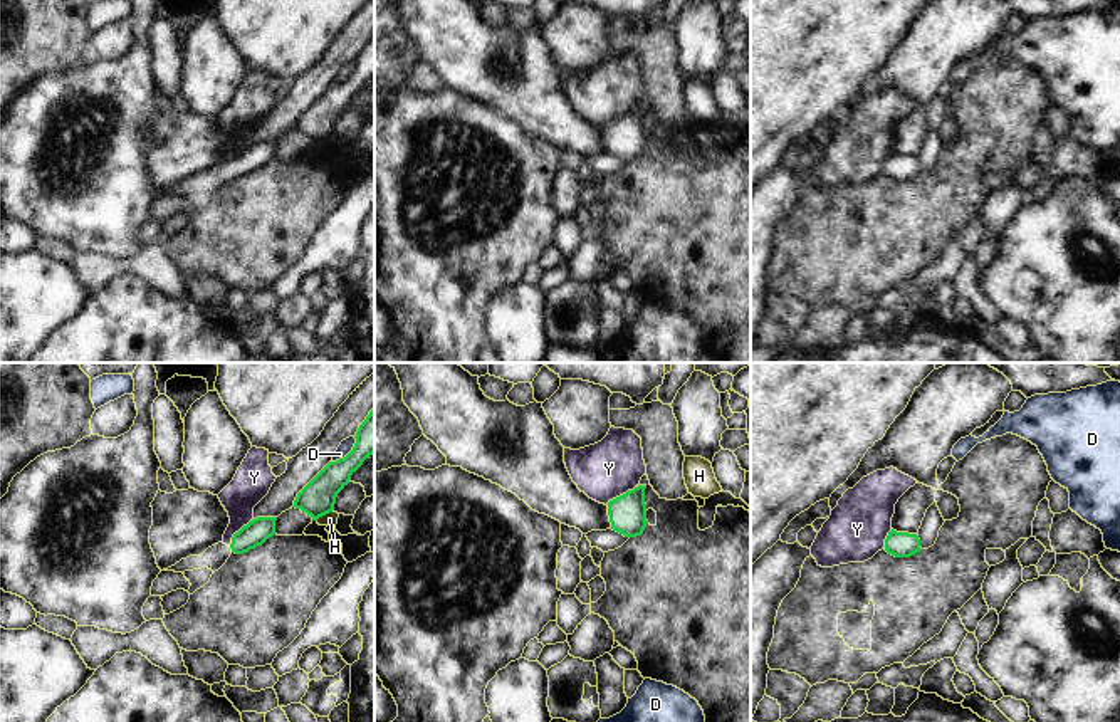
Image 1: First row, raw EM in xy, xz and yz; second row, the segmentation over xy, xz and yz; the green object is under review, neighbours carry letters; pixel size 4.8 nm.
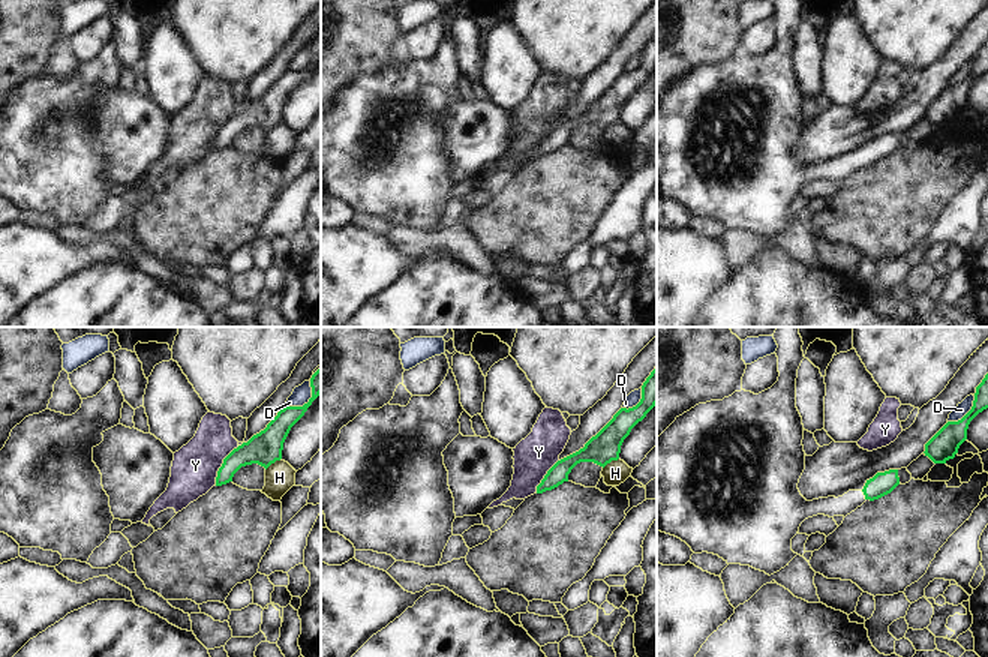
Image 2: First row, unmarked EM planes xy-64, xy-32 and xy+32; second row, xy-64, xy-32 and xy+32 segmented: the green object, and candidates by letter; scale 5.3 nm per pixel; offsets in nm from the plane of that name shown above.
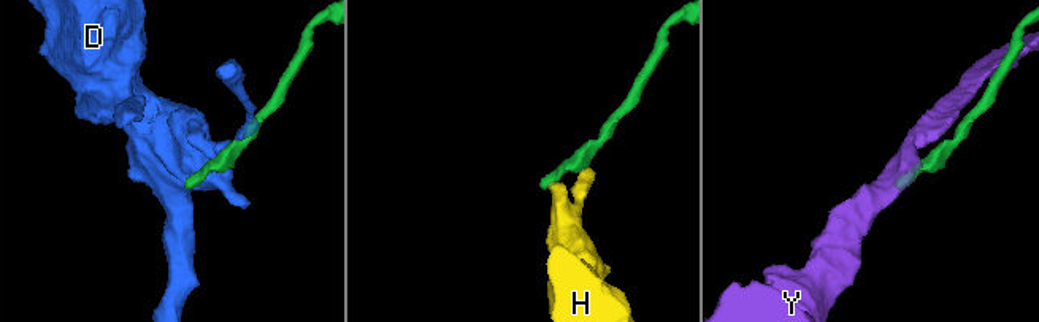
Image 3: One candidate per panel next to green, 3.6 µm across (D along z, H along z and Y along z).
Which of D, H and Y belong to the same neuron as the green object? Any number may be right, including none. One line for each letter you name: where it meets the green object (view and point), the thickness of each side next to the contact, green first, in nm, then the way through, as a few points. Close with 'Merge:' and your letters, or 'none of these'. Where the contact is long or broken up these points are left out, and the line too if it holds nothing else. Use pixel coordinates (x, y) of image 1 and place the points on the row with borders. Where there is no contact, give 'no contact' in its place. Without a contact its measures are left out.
Merge: none of these

